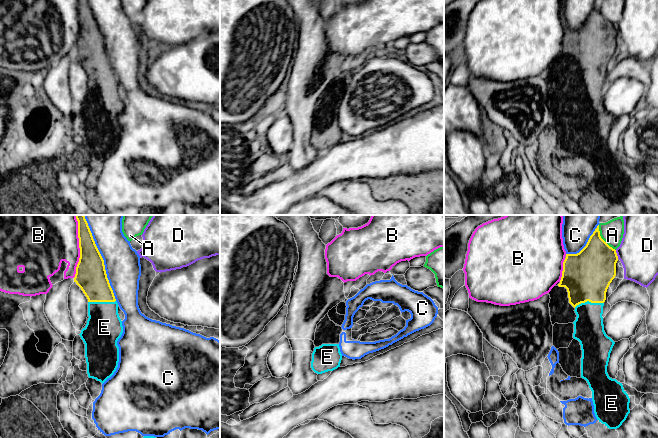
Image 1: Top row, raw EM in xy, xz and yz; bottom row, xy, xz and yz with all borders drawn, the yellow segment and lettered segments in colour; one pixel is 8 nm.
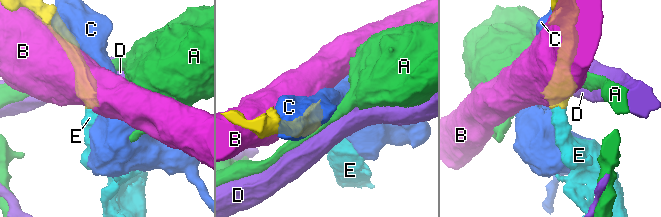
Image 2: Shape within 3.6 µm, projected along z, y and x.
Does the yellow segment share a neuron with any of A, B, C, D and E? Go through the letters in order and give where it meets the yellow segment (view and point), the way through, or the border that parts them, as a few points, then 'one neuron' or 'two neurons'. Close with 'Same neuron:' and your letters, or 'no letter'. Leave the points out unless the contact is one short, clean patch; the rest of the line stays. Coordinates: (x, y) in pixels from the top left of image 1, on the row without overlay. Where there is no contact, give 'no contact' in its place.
A: contact yz (601, 14); two neurons
B: contact xy (80, 27); two neurons
C: contact xy (103, 38); two neurons
D: contact yz (616, 30); border yz (615, 26), (618, 34); two neurons
E: contact yz (588, 76); way yz (586, 51), (588, 76), (588, 103); one neuron
Same neuron: E

